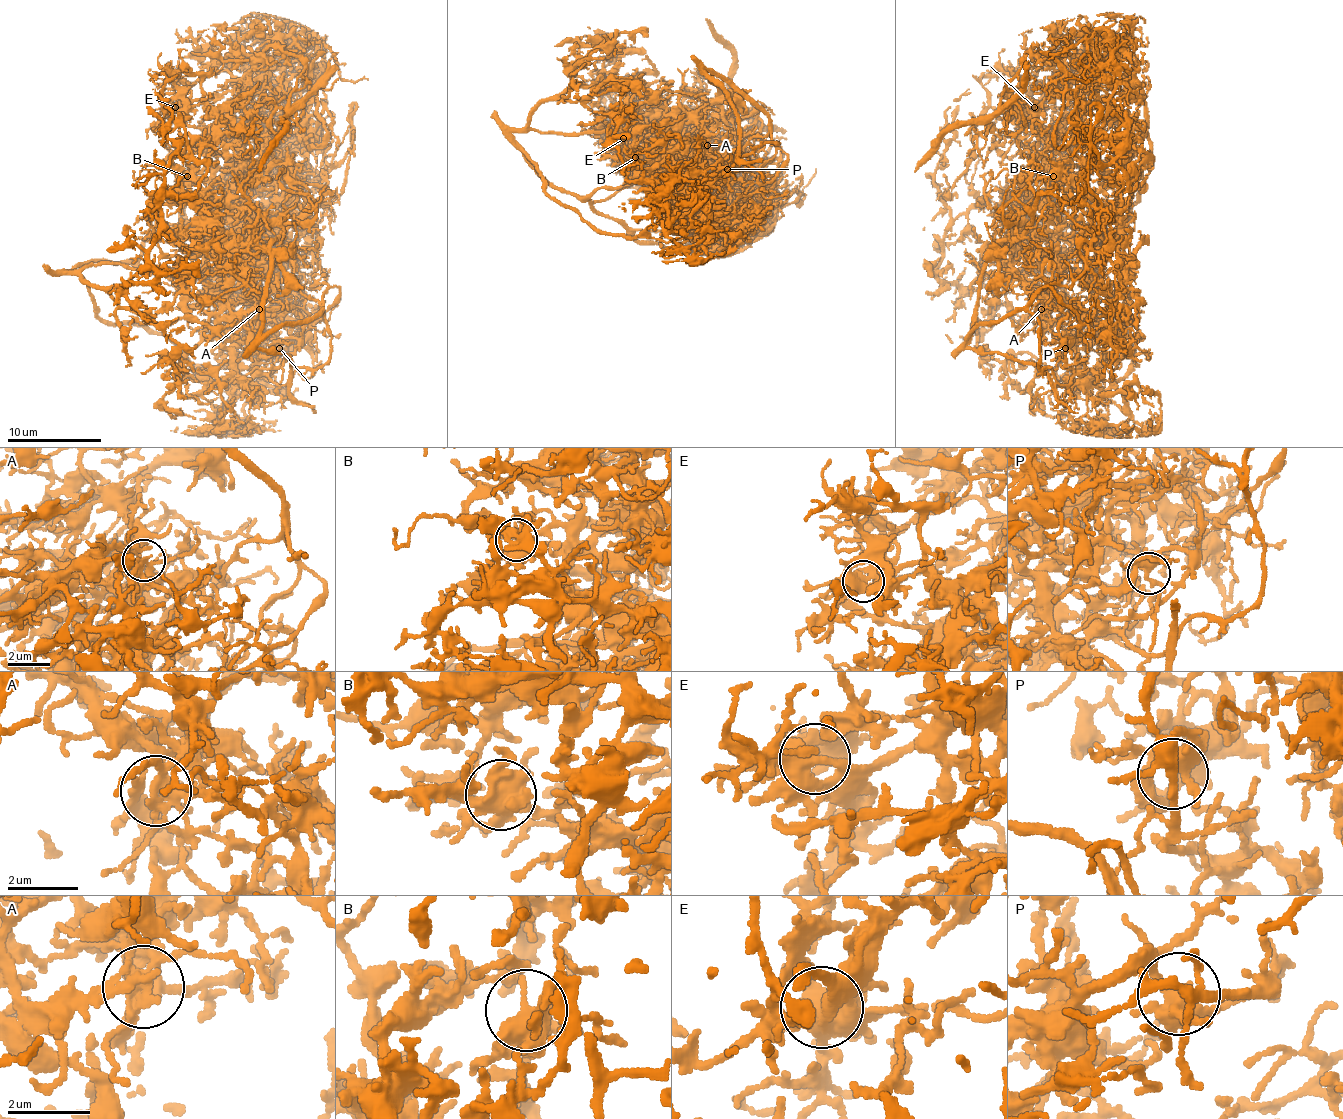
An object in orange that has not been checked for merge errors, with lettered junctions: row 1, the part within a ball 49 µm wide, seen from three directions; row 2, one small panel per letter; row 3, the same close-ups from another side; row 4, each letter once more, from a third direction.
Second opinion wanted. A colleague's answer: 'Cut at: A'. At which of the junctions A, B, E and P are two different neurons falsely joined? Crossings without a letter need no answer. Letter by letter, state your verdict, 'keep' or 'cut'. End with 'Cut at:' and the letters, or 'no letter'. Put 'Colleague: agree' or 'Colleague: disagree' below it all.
A: cut
B: keep
E: keep
P: keep
Cut at: A
Colleague: agree

